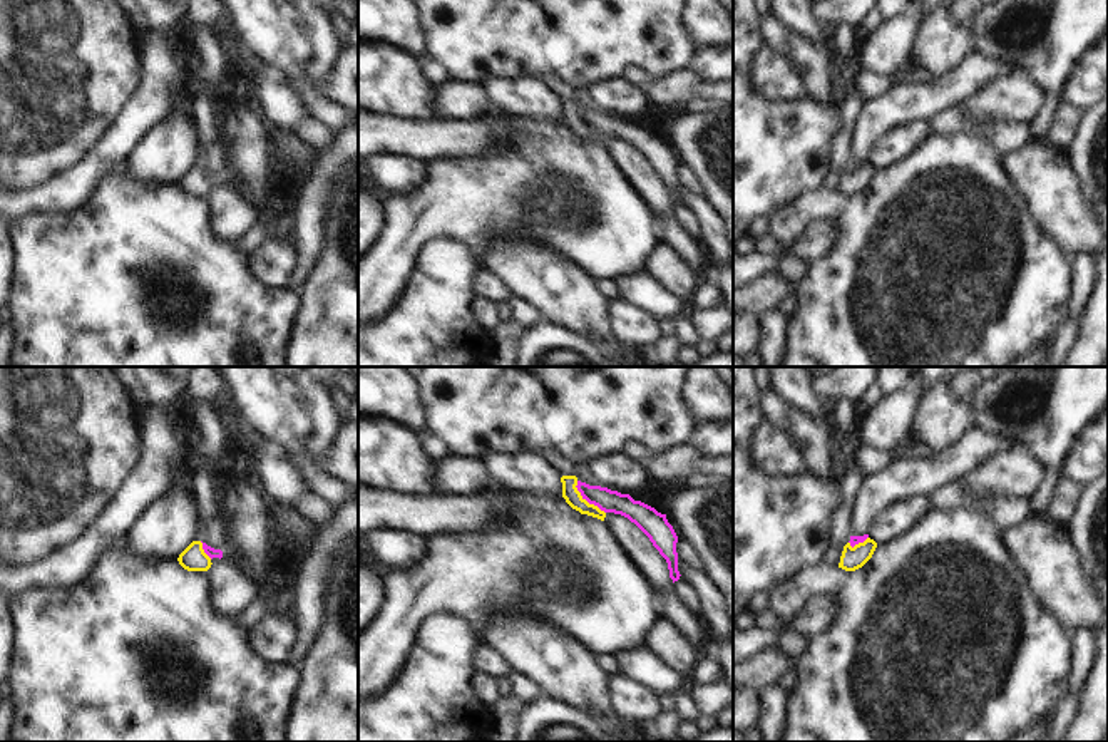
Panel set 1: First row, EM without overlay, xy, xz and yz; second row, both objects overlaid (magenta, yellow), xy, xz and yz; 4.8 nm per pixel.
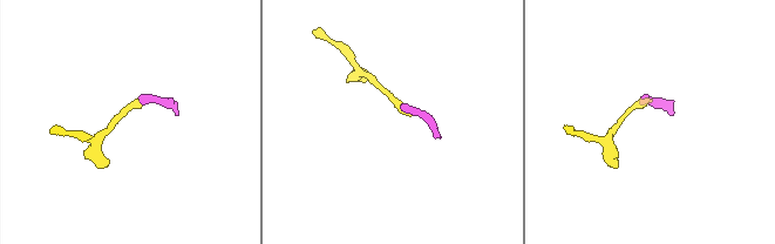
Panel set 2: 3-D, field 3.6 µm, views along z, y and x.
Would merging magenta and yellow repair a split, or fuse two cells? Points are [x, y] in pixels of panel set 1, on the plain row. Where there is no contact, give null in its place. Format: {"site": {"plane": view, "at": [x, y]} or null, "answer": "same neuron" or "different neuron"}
{"site": {"plane": "xz", "at": [586, 124]}, "answer": "same neuron"}

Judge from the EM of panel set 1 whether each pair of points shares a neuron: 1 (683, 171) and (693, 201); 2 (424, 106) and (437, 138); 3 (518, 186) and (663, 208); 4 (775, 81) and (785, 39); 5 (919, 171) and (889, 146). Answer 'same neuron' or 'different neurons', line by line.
1: different neurons
2: different neurons
3: different neurons
4: different neurons
5: different neurons

